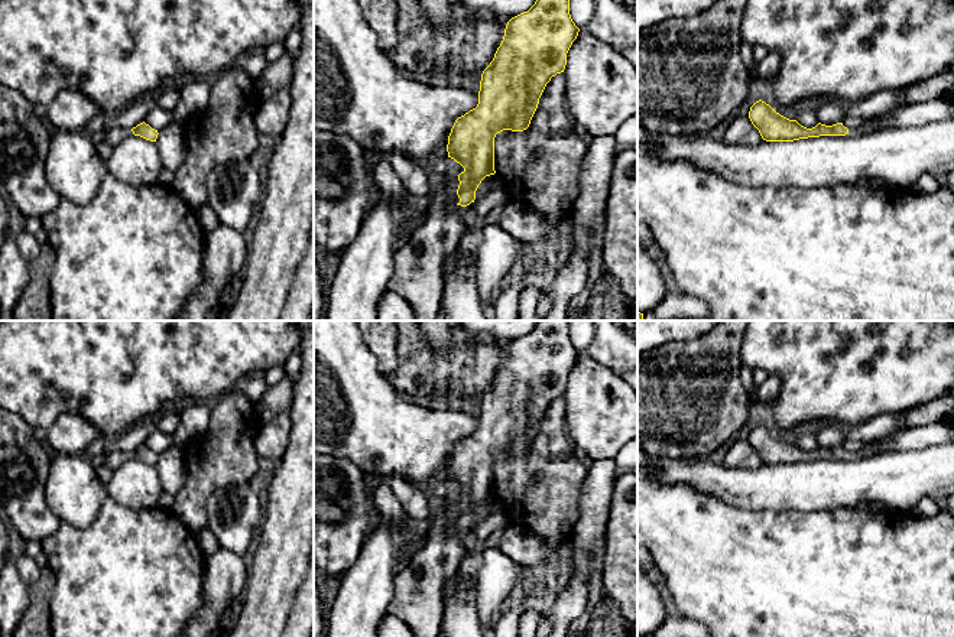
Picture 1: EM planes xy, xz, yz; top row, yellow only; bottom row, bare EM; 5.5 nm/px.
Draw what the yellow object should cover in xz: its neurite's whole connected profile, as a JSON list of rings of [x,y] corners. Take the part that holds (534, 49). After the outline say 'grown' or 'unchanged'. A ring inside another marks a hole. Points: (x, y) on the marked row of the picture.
[[[536,0],[528,10],[512,17],[504,29],[504,36],[497,48],[493,61],[483,71],[478,91],[478,104],[464,116],[458,117],[448,136],[448,157],[460,163],[464,170],[460,175],[439,175],[435,178],[425,221],[405,240],[393,256],[393,274],[389,279],[387,289],[403,298],[415,312],[415,321],[434,321],[441,309],[444,295],[444,266],[447,259],[455,253],[467,224],[458,212],[445,209],[448,204],[457,204],[460,208],[474,208],[476,191],[486,176],[494,175],[494,137],[503,130],[523,131],[538,108],[539,98],[556,74],[564,72],[567,53],[577,39],[580,29],[571,19],[570,0]]] | grown

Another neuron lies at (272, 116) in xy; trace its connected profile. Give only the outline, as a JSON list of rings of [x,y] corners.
[[[288,88],[278,91],[272,98],[260,103],[253,120],[259,136],[280,139],[289,120],[291,103]]]

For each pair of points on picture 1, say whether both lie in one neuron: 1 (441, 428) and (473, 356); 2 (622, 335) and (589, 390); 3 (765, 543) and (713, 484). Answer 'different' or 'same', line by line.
1: different
2: different
3: different

